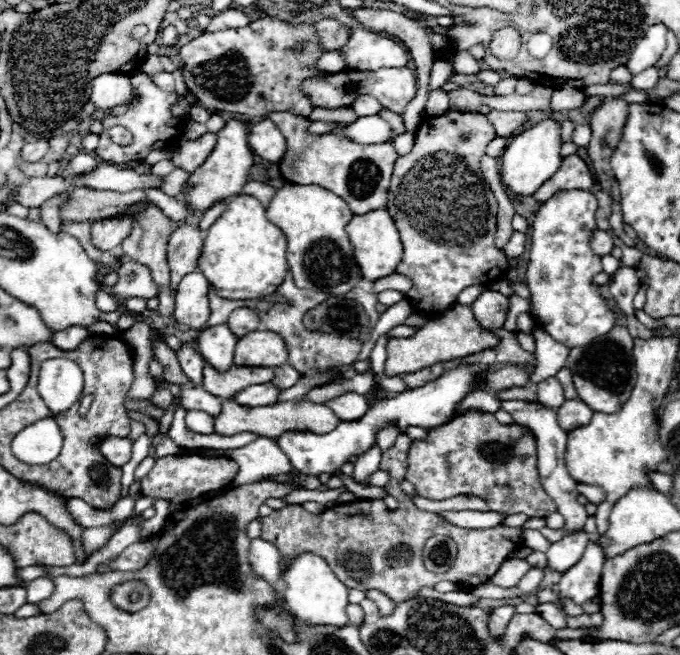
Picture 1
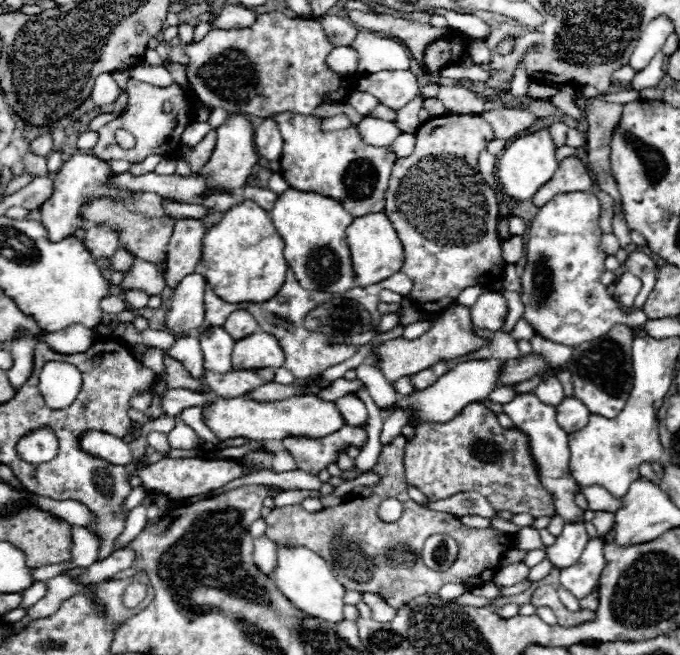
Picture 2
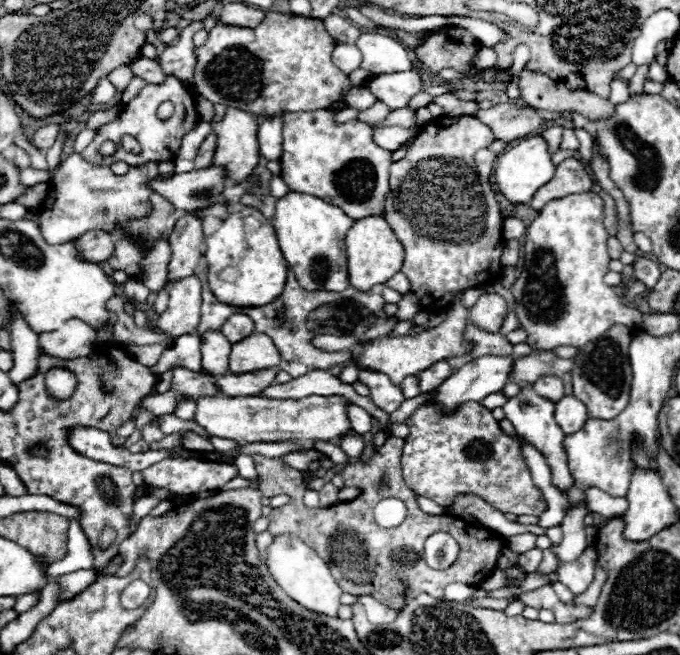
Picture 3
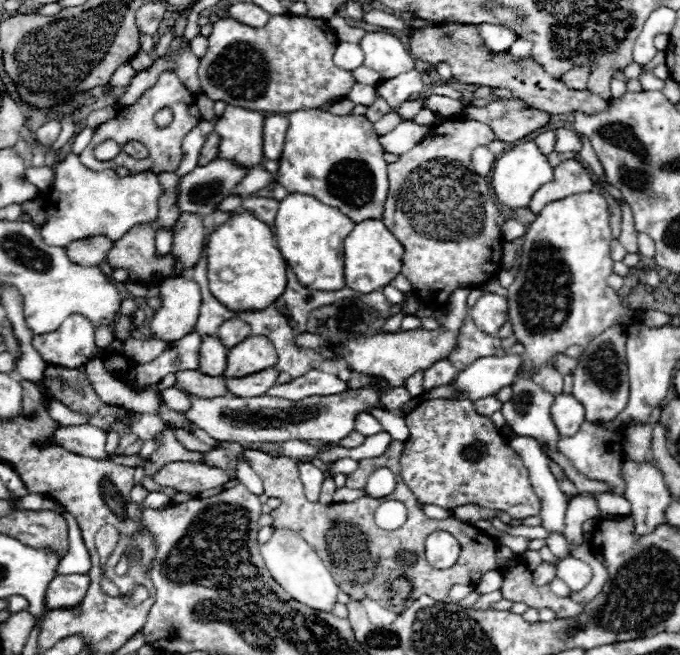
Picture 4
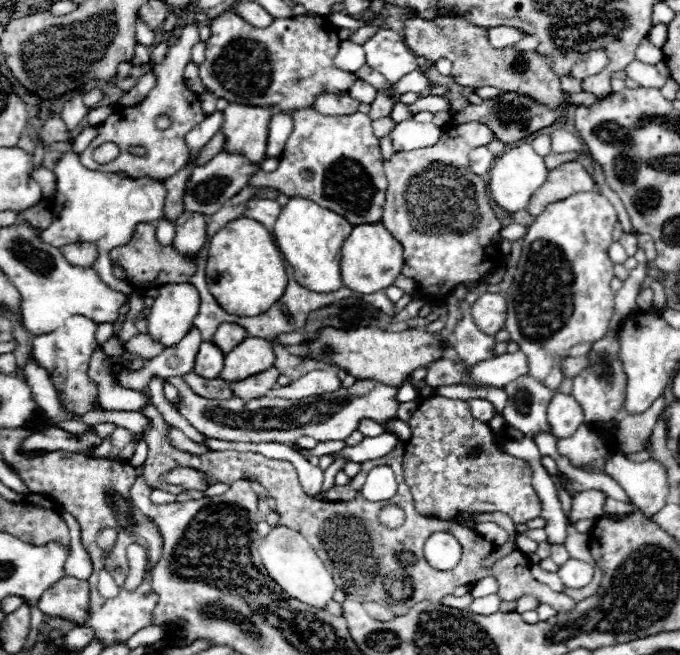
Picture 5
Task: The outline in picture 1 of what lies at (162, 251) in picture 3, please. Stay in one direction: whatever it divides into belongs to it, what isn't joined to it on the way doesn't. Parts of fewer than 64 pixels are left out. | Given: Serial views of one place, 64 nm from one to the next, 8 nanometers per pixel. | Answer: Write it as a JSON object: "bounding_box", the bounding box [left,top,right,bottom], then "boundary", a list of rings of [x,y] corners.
{"bounding_box":[114,262,158,298],"boundary":[[[126,262],[116,268],[118,272],[118,284],[114,286],[116,298],[128,298],[128,296],[140,296],[140,298],[154,298],[158,294],[158,286],[150,276],[150,270],[140,262]]]}

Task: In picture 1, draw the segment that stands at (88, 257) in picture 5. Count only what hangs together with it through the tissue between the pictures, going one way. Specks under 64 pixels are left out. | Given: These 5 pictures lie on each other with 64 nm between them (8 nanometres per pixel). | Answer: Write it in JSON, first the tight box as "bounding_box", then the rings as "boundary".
{"bounding_box":[90,216,132,250],"boundary":[[[128,216],[124,218],[114,218],[114,220],[100,220],[92,224],[90,230],[90,240],[96,248],[100,250],[114,250],[116,246],[120,246],[120,242],[124,240],[124,236],[130,234],[132,222]]]}

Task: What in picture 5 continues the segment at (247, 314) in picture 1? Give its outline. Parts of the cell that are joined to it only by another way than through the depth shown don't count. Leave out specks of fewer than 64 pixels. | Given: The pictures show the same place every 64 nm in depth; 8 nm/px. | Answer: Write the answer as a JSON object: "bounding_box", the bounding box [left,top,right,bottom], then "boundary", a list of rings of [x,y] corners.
{"bounding_box":[212,322,248,354],"boundary":[[[224,322],[224,324],[218,326],[218,330],[216,330],[212,342],[214,342],[224,354],[228,354],[228,352],[230,352],[236,344],[240,344],[246,336],[248,336],[248,334],[246,334],[246,330],[244,330],[242,326]]]}

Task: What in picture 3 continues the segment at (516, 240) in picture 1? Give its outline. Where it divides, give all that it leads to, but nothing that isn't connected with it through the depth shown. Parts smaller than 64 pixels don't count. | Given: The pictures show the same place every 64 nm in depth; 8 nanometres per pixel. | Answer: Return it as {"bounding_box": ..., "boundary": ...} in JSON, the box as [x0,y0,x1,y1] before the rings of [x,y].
{"bounding_box":[502,240,520,266],"boundary":[[[506,240],[504,252],[502,252],[502,264],[504,266],[516,266],[518,260],[520,260],[520,244],[516,240]]]}

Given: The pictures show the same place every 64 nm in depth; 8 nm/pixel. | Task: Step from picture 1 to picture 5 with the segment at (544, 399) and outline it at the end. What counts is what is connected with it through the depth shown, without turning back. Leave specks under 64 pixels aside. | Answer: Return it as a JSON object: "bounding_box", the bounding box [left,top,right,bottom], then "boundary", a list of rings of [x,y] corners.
{"bounding_box":[504,192,616,390],"boundary":[[[578,192],[566,200],[546,206],[534,224],[528,226],[522,242],[522,256],[518,260],[518,272],[514,274],[512,286],[504,294],[508,304],[506,330],[510,332],[510,340],[516,342],[528,356],[530,376],[540,380],[540,384],[546,388],[556,390],[564,380],[560,362],[568,356],[572,346],[600,340],[608,332],[608,322],[614,314],[614,292],[610,290],[614,264],[608,258],[608,246],[612,242],[612,230],[616,222],[616,210],[608,198],[598,192]]]}

